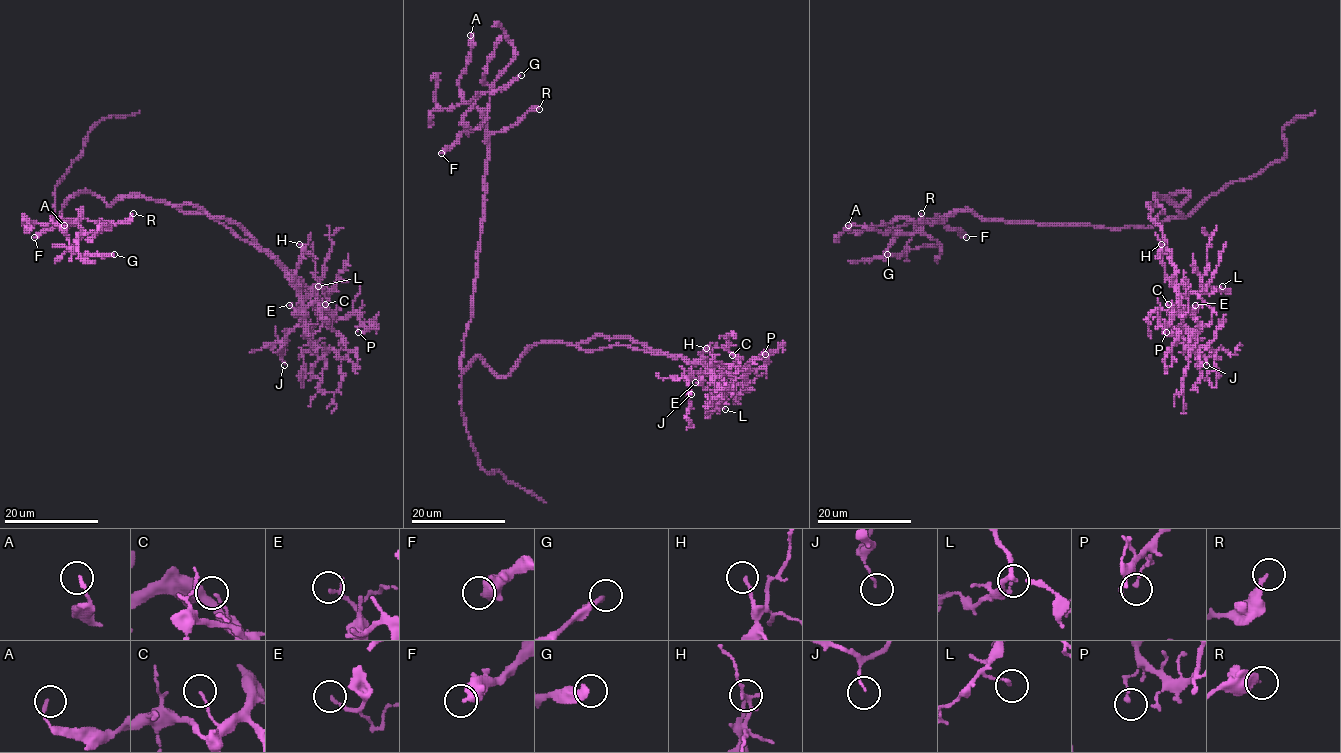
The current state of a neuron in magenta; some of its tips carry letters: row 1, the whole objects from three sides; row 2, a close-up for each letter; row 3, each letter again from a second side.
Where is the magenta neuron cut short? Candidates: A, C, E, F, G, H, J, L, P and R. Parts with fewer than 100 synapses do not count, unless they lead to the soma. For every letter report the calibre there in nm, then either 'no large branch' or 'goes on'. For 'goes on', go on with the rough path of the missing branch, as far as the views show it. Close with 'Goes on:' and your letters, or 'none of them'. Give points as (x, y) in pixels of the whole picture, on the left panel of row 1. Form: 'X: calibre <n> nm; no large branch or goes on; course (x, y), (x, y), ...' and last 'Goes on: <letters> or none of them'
A: calibre 140 nm; no large branch
C: calibre 100 nm; no large branch
E: calibre 170 nm; no large branch
F: calibre 500 nm; no large branch
G: calibre 320 nm; no large branch
H: calibre 150 nm; no large branch
J: calibre 90 nm; no large branch
L: calibre 130 nm; no large branch
P: calibre 150 nm; no large branch
R: calibre 170 nm; no large branch
Goes on: none of them

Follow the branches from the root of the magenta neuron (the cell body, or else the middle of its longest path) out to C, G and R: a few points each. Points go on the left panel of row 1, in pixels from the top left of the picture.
C: (87, 192), (108, 204), (121, 196), (150, 197), (206, 213), (263, 248), (305, 305), (330, 311), (325, 304)
G: (87, 192), (66, 202), (57, 225), (73, 225), (81, 211), (64, 224), (68, 244), (82, 254), (114, 254)
R: (87, 192), (66, 202), (54, 217), (59, 227), (73, 225), (81, 211), (89, 220), (114, 223), (133, 213)

